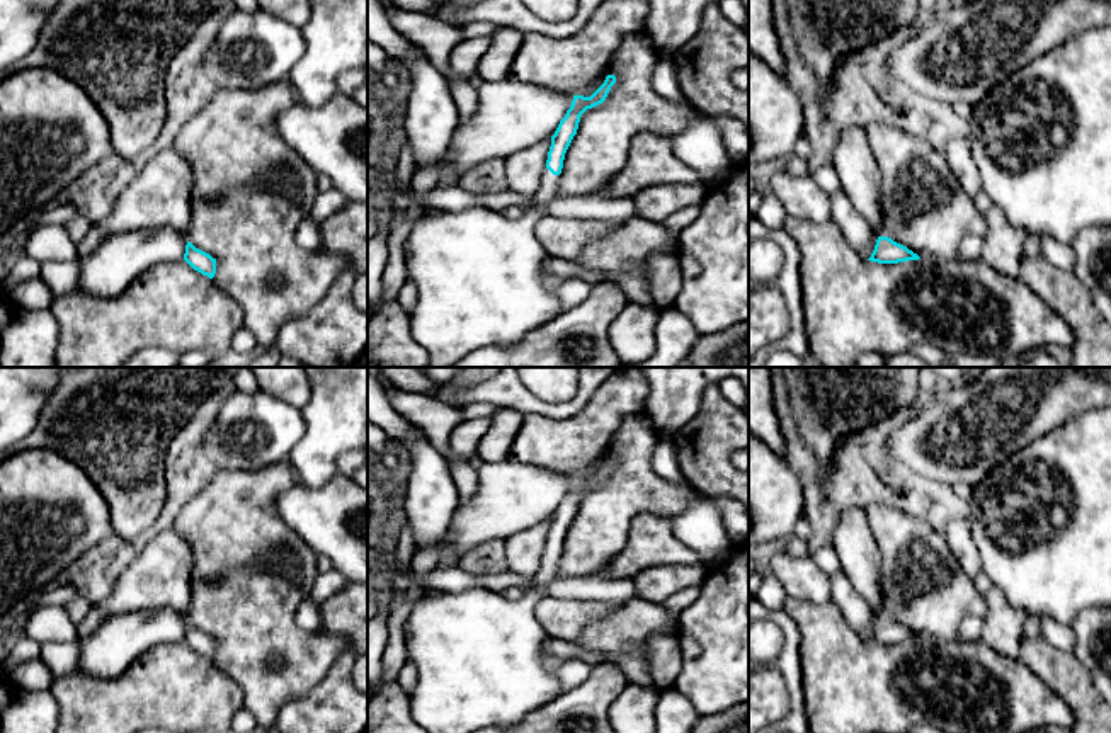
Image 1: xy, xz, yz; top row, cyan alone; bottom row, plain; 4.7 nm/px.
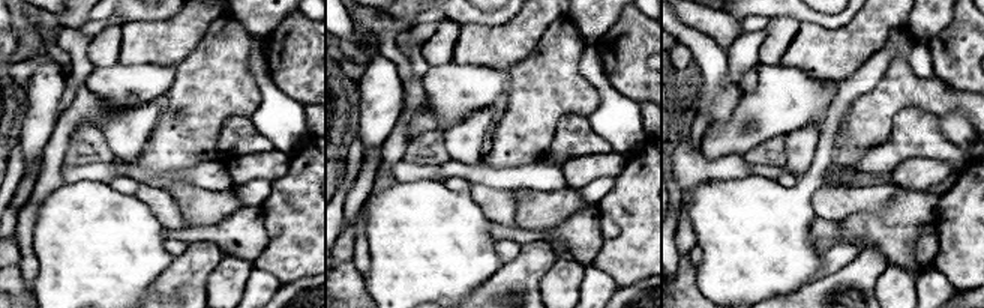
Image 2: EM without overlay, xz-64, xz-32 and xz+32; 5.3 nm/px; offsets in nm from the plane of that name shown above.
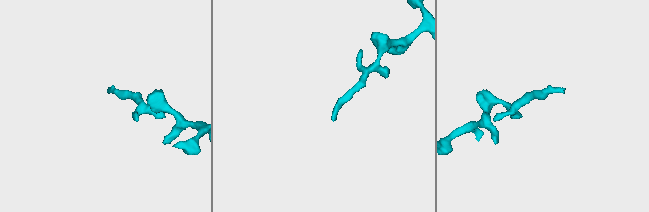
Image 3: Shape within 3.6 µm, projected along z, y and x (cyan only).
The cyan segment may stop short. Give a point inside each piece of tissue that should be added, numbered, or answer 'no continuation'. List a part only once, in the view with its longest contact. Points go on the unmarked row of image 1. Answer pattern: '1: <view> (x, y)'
1: xz (548, 570)

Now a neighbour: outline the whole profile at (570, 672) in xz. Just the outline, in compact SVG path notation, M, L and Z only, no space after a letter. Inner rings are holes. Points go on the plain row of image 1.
M563 660L556 668L561 692L567 692L582 684L590 673L590 665L580 660Z

